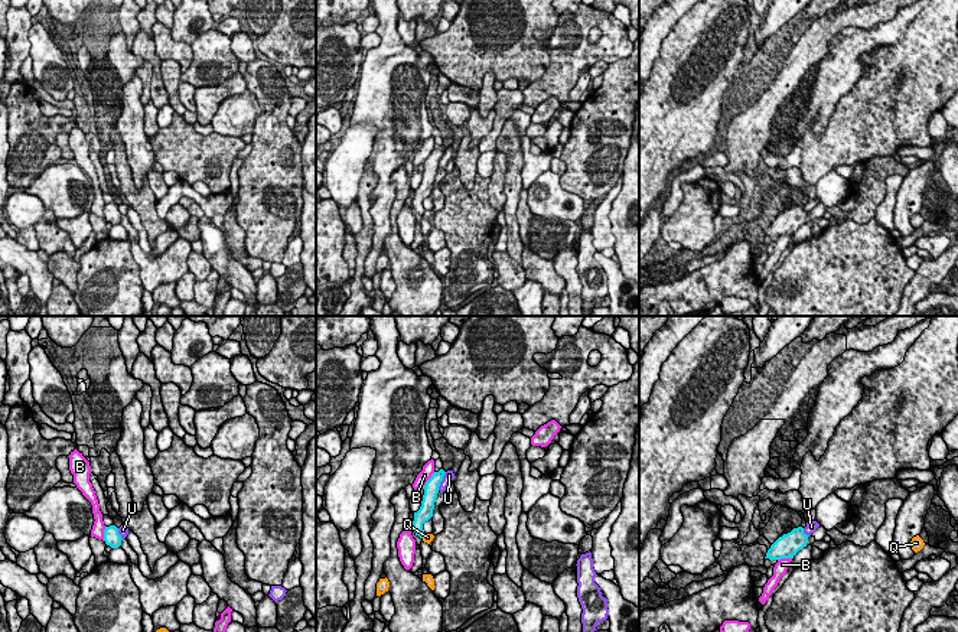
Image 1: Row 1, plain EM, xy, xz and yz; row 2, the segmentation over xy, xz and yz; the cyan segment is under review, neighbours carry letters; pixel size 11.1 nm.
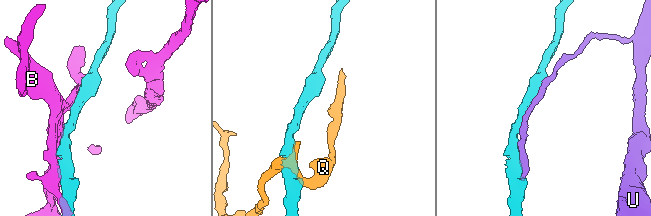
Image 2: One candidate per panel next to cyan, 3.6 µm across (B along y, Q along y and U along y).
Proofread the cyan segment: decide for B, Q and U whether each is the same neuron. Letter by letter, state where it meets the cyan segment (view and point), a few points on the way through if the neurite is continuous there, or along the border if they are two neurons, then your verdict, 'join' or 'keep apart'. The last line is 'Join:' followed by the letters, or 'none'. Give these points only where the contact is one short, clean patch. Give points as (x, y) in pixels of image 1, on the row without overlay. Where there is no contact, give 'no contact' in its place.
B: meets cyan in xz at (429, 156); keep apart
Q: meets cyan in xz at (423, 212); border along xz (424, 211), (422, 214); keep apart
U: meets cyan in xz at (442, 156); keep apart
Join: none

